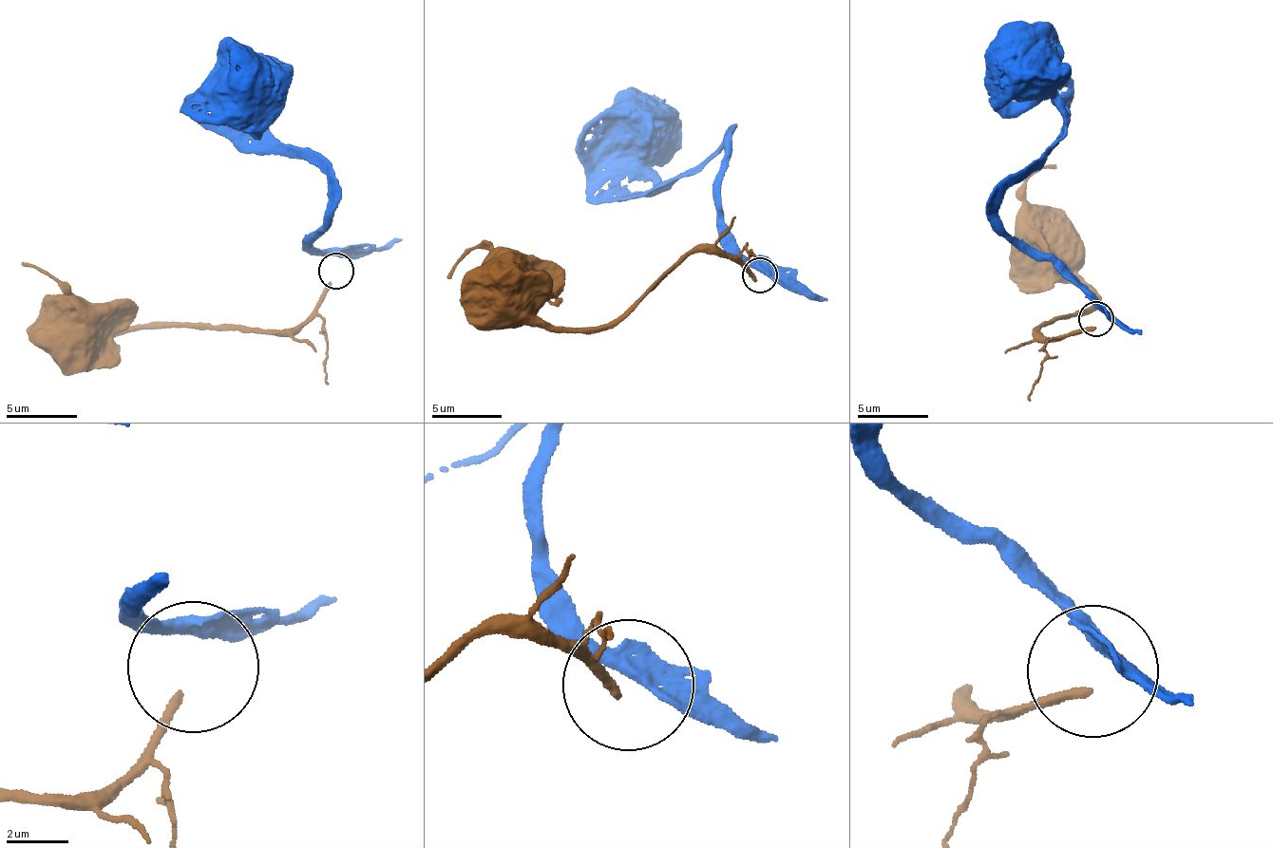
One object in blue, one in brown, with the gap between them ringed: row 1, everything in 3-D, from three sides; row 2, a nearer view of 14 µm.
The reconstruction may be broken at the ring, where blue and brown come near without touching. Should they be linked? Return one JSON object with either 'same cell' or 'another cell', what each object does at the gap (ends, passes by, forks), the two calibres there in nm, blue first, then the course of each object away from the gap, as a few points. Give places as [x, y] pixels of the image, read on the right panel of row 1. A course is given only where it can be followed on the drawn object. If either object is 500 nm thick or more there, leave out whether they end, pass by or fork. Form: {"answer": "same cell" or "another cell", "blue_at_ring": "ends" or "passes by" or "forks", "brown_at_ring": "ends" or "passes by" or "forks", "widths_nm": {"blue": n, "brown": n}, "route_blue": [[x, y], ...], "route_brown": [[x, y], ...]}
{"answer": "another cell", "blue_at_ring": "passes by", "brown_at_ring": "ends", "widths_nm": {"blue": 420, "brown": 280}, "route_blue": [[1098, 310], [997, 215], [997, 198], [1042, 163], [1064, 134], [1055, 95], [1033, 64], [1022, 67]], "route_brown": [[1093, 328], [1054, 339], [1041, 335], [1038, 324], [1095, 306], [1089, 284], [1057, 273], [1048, 249]]}

